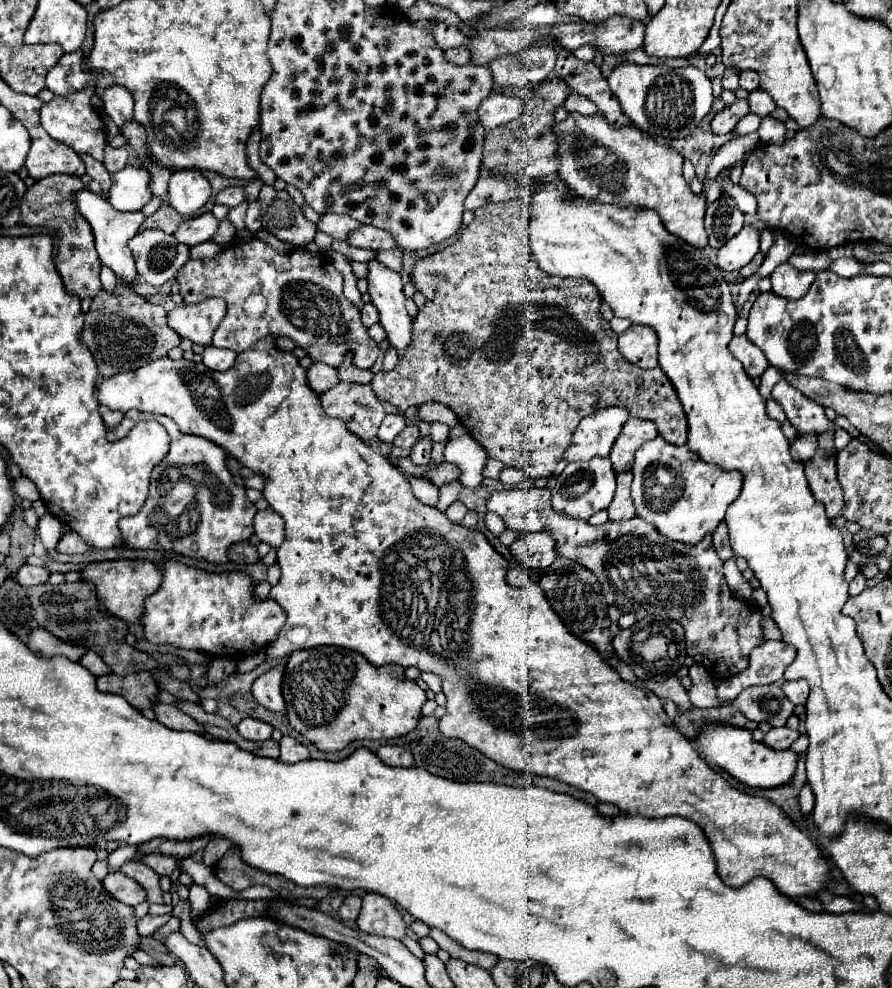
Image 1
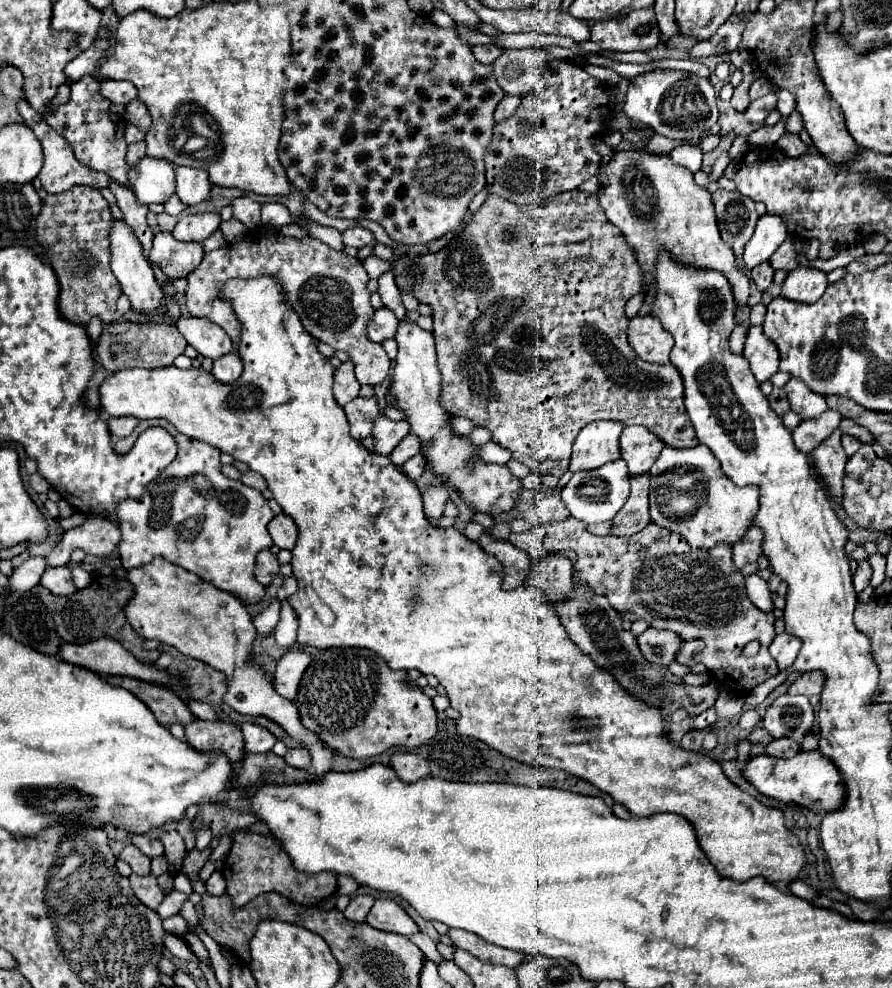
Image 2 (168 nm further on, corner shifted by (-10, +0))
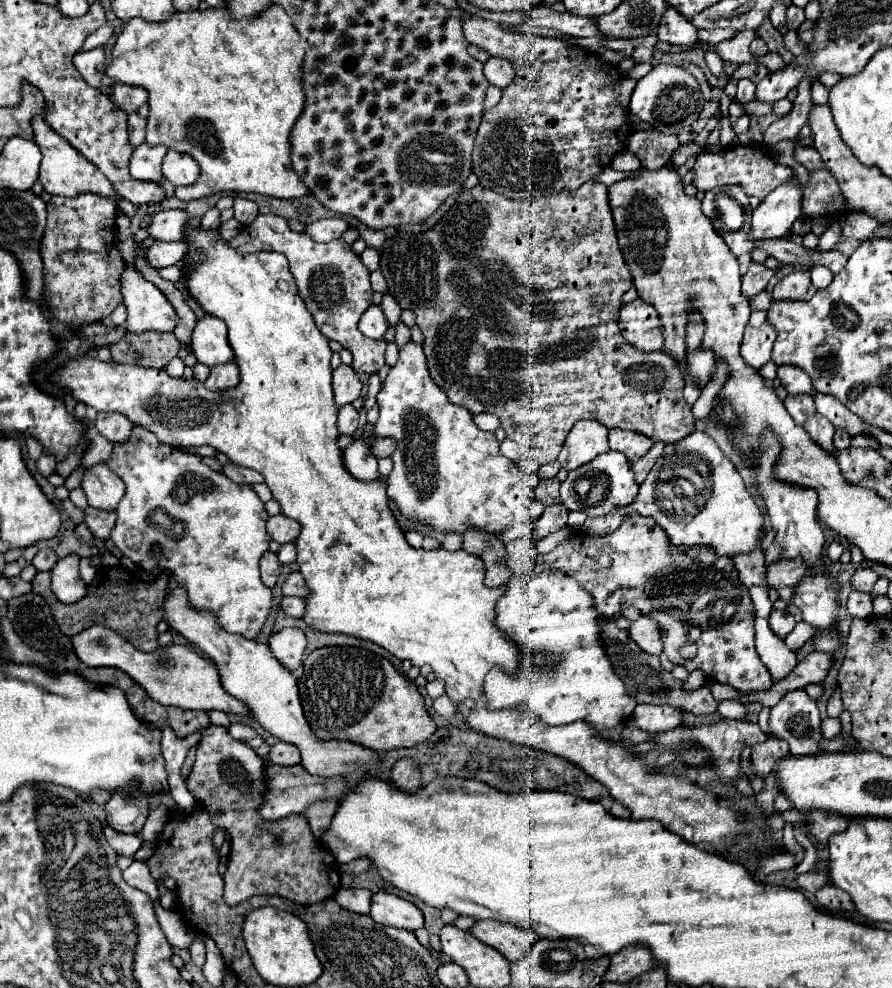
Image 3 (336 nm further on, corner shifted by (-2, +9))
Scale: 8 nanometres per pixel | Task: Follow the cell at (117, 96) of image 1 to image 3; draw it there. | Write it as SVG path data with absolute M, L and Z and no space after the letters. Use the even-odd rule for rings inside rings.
M102 47L92 49L92 51L84 51L84 53L76 53L74 65L90 87L112 87L112 85L116 85L116 81L104 73L106 65L104 65L104 49Z

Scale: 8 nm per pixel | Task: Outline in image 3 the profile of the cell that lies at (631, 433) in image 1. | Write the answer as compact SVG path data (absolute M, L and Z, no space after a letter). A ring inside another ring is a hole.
M610 429L610 449L624 453L630 463L644 457L652 445L654 445L654 441L642 433Z

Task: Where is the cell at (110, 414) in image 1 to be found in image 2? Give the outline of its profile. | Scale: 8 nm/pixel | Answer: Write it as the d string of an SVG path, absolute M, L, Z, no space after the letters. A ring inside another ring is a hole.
M110 418L108 420L108 430L114 438L126 438L128 434L132 434L136 424L138 424L136 418Z

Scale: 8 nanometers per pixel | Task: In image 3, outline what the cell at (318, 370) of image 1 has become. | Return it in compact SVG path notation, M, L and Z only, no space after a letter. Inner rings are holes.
M338 365L334 369L334 399L338 407L352 403L360 395L360 389L362 381L350 365Z

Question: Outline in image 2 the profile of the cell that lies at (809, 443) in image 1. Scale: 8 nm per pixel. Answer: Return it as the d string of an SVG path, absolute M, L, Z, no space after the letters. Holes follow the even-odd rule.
M826 410L824 414L816 416L816 418L802 420L792 430L792 438L794 438L796 448L810 454L828 434L832 434L838 428L840 420L842 420L842 416L836 410Z

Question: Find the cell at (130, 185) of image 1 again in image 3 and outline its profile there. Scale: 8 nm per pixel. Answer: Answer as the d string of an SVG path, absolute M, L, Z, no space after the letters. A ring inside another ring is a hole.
M142 143L140 147L134 149L132 159L130 159L130 175L134 179L140 181L152 181L152 183L160 183L162 181L162 159L166 155L166 147L148 147L146 143Z

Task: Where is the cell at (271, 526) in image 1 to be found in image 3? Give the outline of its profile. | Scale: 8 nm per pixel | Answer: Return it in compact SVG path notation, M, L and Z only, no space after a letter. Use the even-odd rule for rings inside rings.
M276 515L276 517L270 517L266 521L266 529L268 529L268 535L276 541L276 543L290 543L298 537L300 533L300 525L292 519L288 519L286 515Z

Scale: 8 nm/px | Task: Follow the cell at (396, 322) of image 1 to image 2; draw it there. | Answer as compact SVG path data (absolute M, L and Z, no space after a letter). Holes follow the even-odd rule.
M400 320L398 332L396 332L396 342L398 342L398 358L396 366L392 372L392 386L390 386L390 396L394 408L398 408L404 414L404 420L410 424L410 434L416 434L420 438L422 450L420 454L426 460L426 466L432 470L436 478L440 478L442 484L452 486L464 504L472 506L474 512L482 514L502 514L510 512L522 492L520 480L510 472L508 466L500 464L486 464L480 460L480 448L470 442L468 436L460 438L452 434L452 424L450 416L440 404L440 370L436 366L436 350L434 350L434 336L414 322L404 322ZM470 460L474 466L470 468Z

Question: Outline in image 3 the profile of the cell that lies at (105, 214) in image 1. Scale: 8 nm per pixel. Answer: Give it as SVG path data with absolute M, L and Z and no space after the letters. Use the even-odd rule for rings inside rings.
M126 265L120 275L120 291L128 309L126 331L172 331L176 313L156 285L146 281L132 265Z

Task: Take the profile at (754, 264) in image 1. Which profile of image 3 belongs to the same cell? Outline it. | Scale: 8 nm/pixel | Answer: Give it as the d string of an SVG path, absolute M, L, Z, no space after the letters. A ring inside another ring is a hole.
M750 263L748 271L746 271L744 277L742 277L742 293L744 293L746 297L754 297L756 293L760 293L760 291L766 289L768 281L772 279L772 275L774 275L774 271L766 269L764 265L760 265L760 263Z

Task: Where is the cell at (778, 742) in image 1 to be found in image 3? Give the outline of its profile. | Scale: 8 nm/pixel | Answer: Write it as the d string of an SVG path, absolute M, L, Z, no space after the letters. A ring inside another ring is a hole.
M768 737L764 743L756 743L752 747L752 761L756 765L758 775L766 777L774 769L776 761L786 757L788 753L788 743L778 737Z

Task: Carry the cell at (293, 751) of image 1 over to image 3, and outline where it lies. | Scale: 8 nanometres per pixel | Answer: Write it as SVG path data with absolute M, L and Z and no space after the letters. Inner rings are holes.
M278 741L268 753L268 761L276 763L276 765L298 765L300 763L300 751L290 743Z

